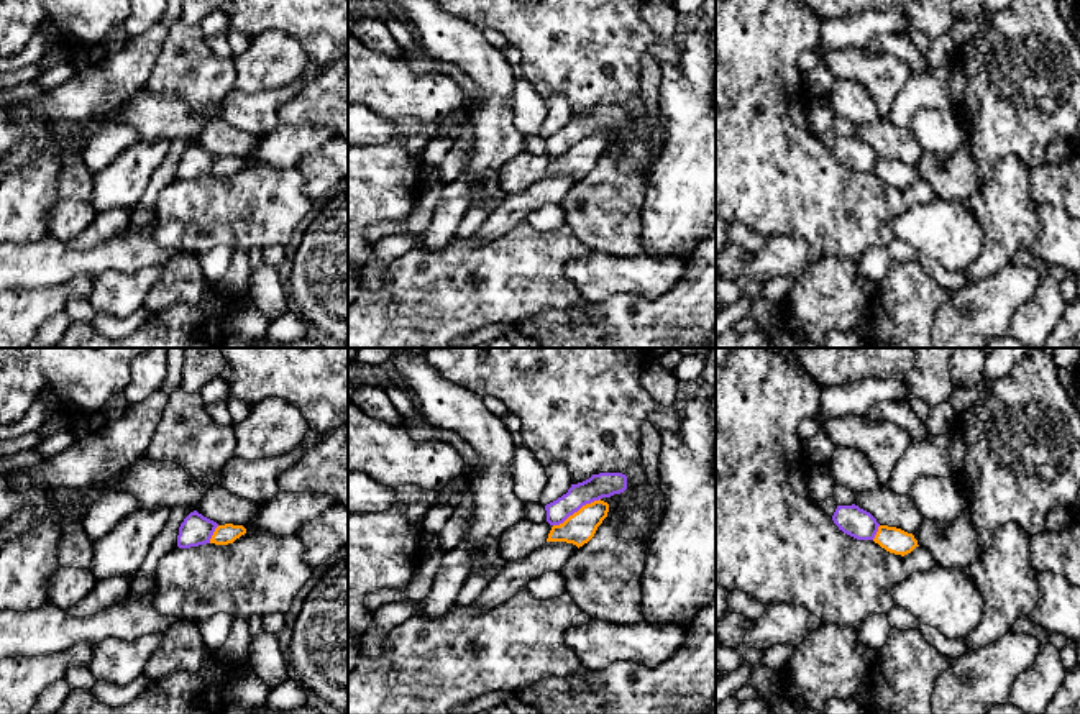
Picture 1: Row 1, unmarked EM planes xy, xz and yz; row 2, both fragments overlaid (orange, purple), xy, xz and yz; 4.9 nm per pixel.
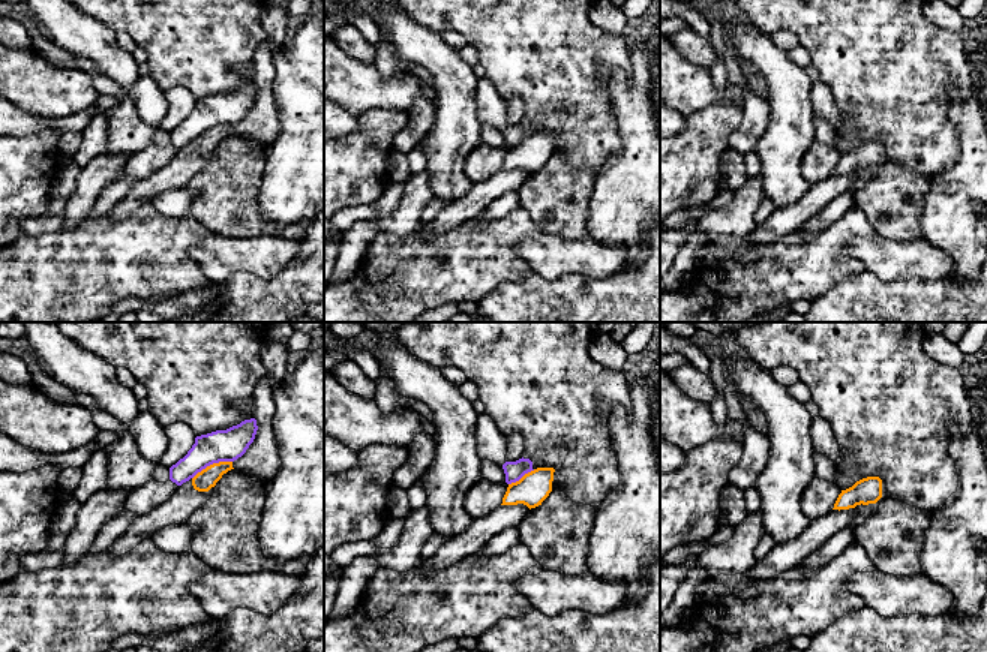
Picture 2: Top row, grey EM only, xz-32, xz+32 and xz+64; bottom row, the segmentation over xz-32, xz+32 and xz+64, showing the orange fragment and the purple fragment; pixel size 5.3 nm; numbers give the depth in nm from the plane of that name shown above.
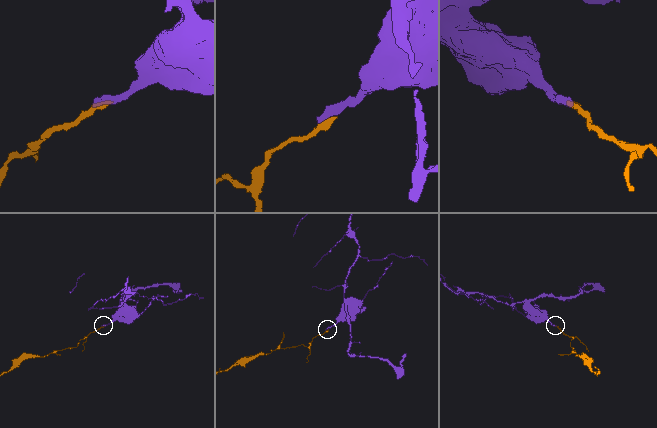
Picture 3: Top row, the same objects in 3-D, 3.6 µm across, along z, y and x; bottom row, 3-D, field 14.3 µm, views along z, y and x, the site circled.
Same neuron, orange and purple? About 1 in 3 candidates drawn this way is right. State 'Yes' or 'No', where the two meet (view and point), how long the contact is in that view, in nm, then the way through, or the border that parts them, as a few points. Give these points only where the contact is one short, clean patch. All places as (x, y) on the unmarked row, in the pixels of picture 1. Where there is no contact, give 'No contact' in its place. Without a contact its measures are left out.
No. Touches orange at xz (578, 143). Shared border 280 nm. Boundary: xz (599, 130), (583, 137), (553, 158)

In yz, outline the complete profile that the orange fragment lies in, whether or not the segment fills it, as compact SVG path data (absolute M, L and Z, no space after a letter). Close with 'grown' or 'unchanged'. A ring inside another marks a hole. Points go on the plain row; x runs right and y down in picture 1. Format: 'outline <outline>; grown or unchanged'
outline M888 158L878 159L873 174L878 176L886 184L901 189L911 185L916 179L919 179L913 166Z; unchanged

